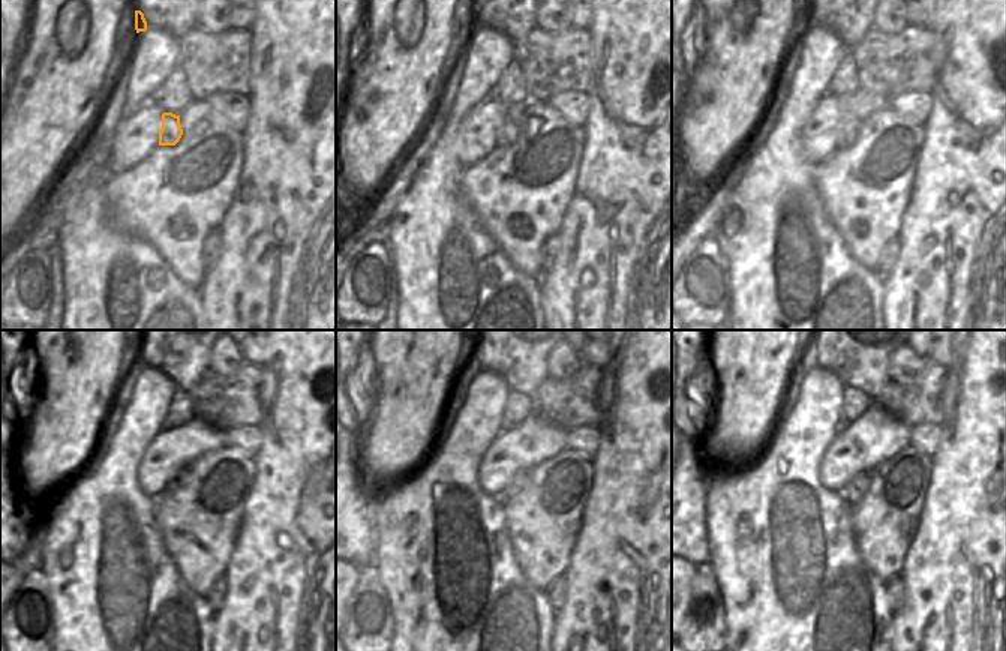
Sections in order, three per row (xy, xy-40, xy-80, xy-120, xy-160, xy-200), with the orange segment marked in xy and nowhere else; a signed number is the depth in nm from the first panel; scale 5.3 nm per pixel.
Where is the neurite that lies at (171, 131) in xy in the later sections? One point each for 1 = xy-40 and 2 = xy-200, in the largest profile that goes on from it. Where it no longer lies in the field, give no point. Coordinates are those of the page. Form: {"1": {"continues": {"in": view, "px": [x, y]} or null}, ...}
{"1": {"continues": {"in": "xy-40", "px": [508, 132]}}, "2": {"continues": {"in": "xy-200", "px": [852, 492]}}}

